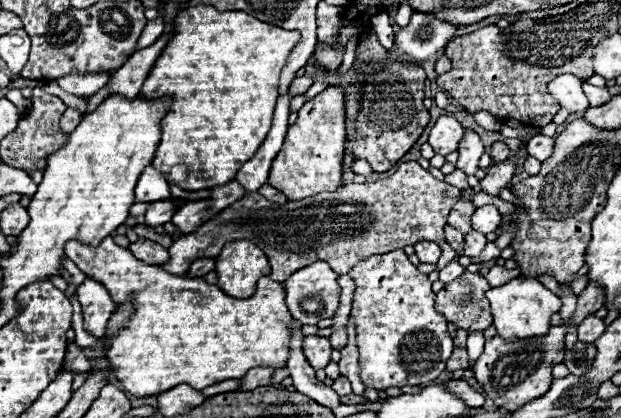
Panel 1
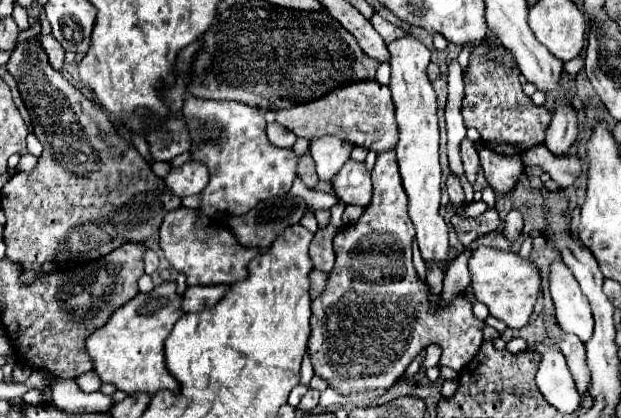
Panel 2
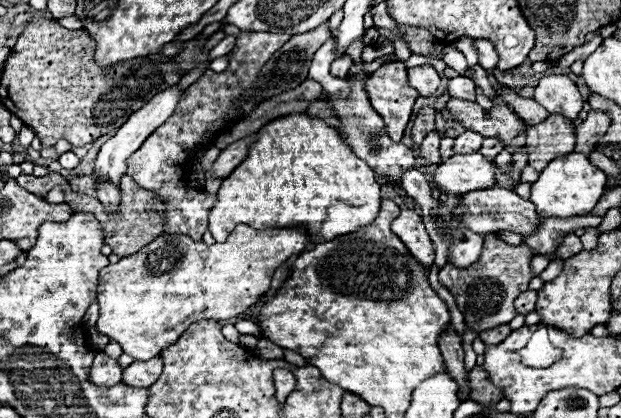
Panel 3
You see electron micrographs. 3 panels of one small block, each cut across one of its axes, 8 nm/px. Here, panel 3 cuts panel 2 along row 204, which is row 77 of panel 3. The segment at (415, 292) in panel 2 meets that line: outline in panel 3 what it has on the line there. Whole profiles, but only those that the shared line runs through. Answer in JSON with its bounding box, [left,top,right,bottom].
[364,64,418,142]

